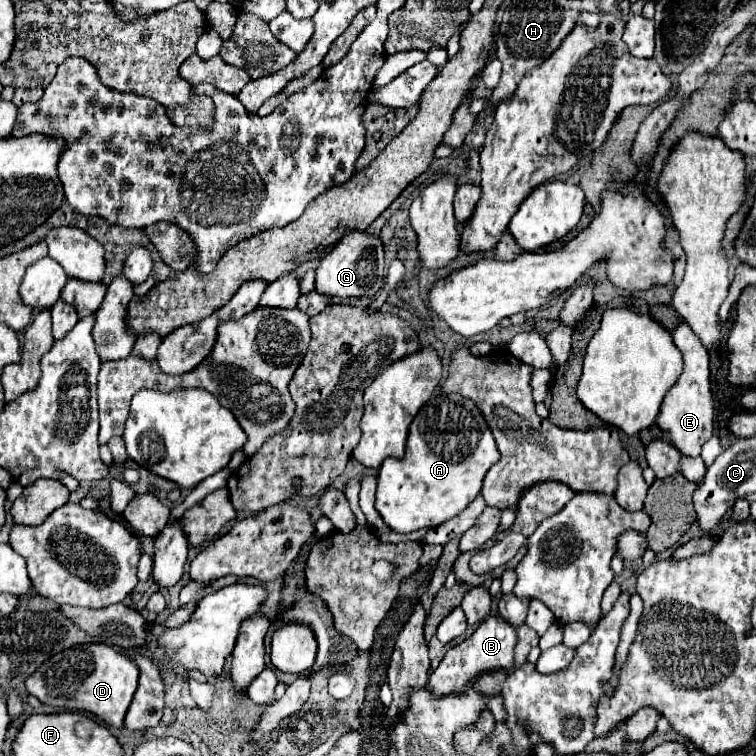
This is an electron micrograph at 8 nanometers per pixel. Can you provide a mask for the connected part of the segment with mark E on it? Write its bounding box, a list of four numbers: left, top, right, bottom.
[656,322,714,456]

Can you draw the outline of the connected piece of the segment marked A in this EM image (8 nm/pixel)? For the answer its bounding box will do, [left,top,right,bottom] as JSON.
[376,394,500,534]

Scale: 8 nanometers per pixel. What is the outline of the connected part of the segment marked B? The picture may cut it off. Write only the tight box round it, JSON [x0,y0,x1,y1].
[426,616,516,696]

